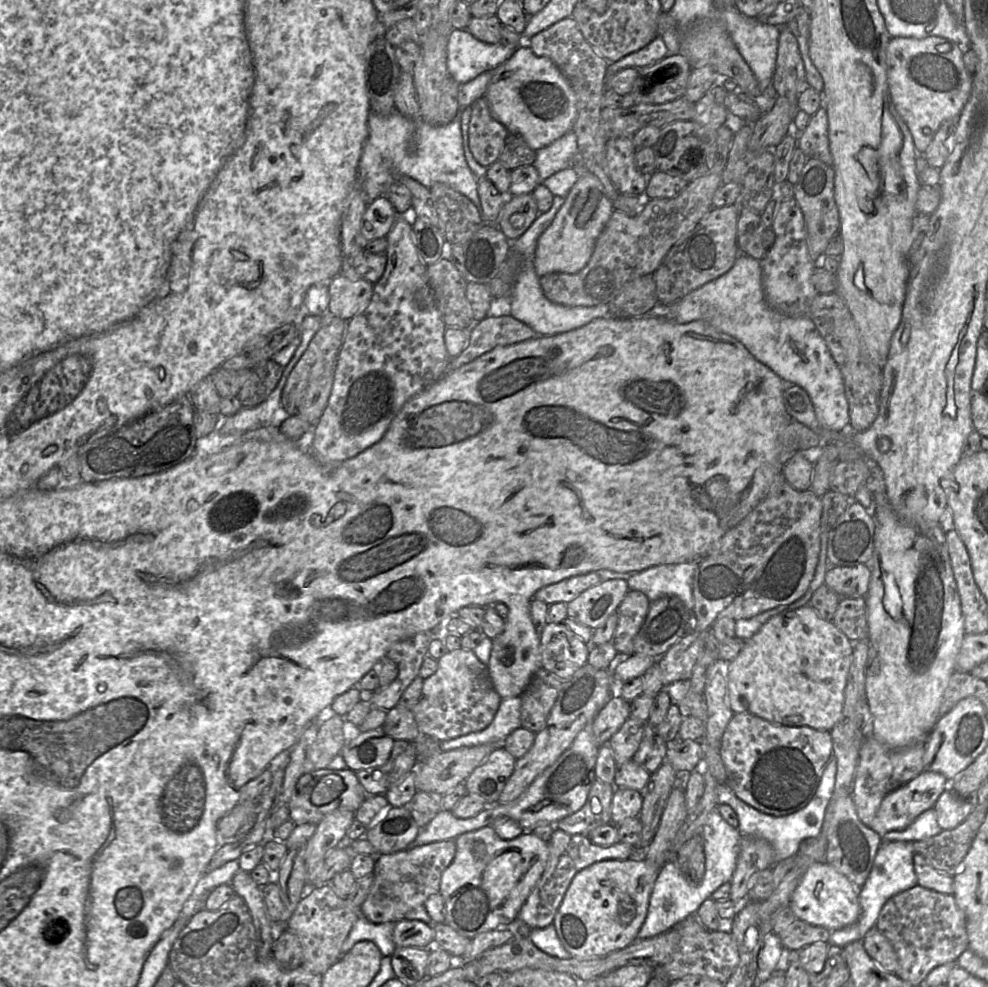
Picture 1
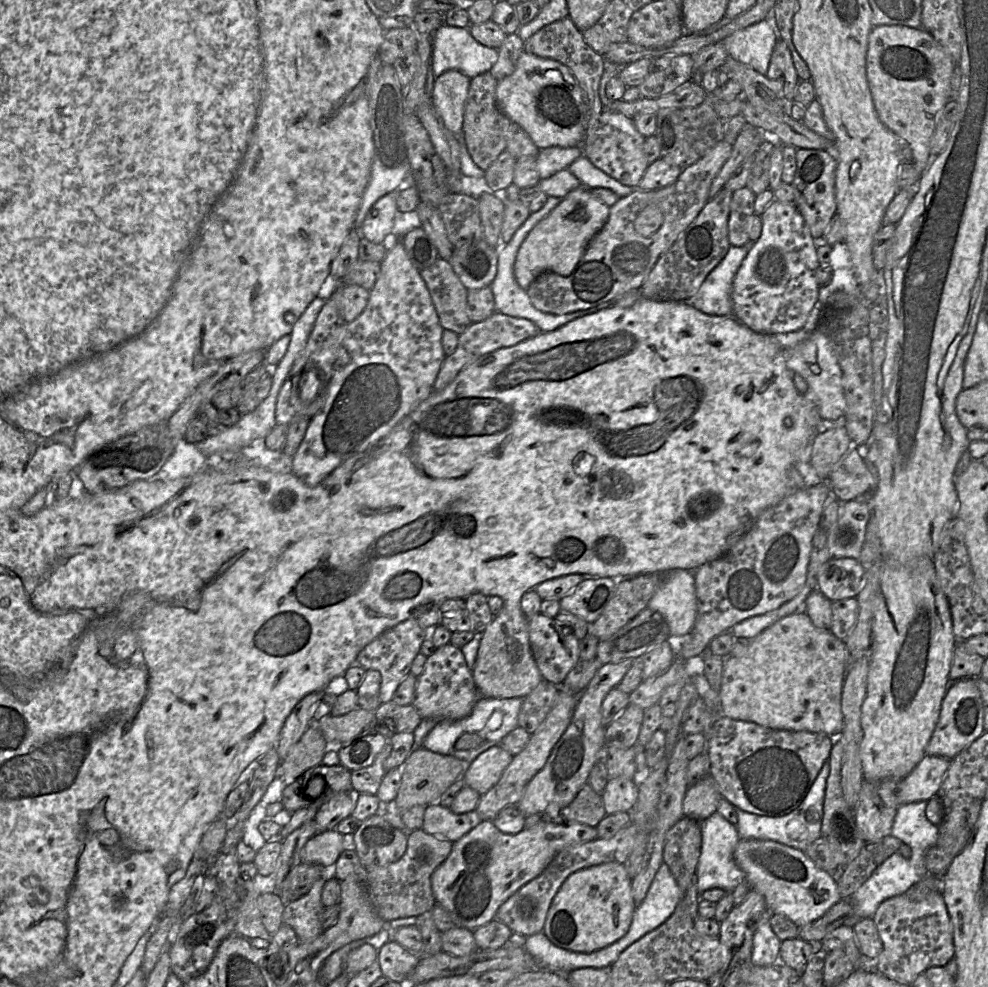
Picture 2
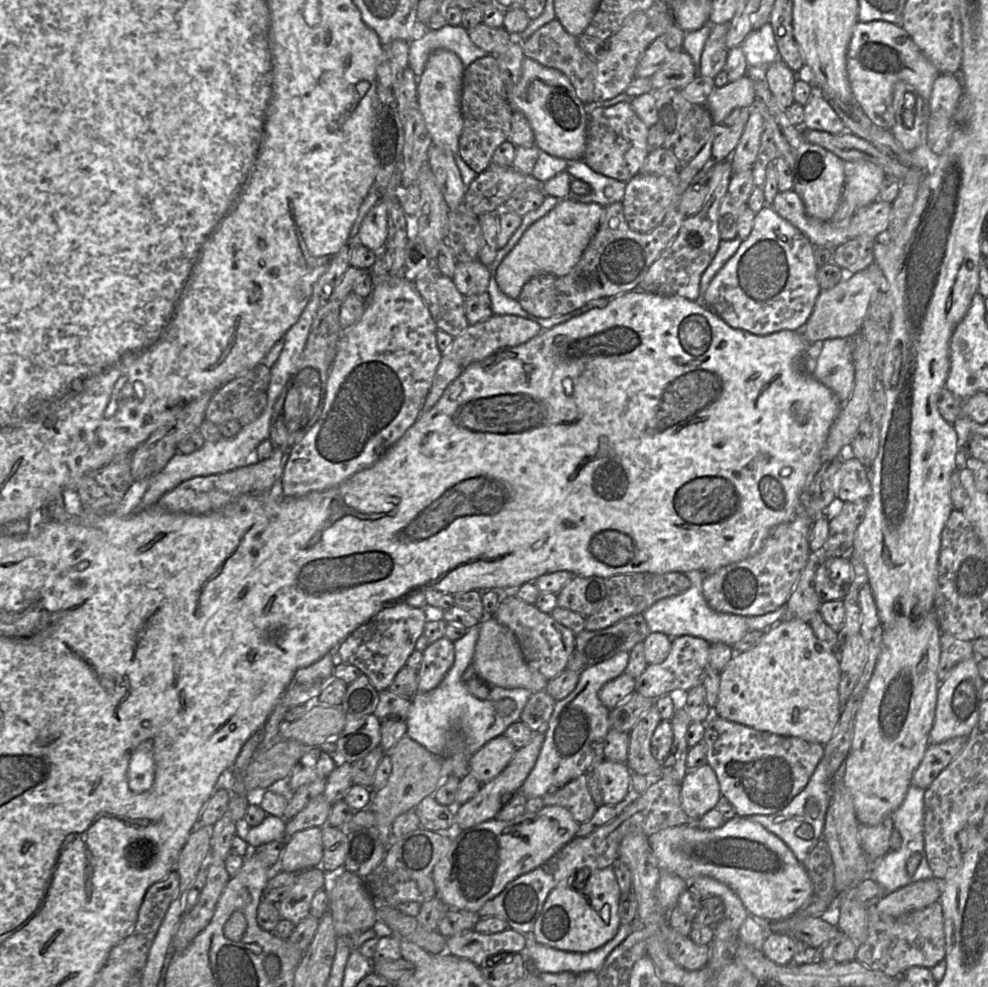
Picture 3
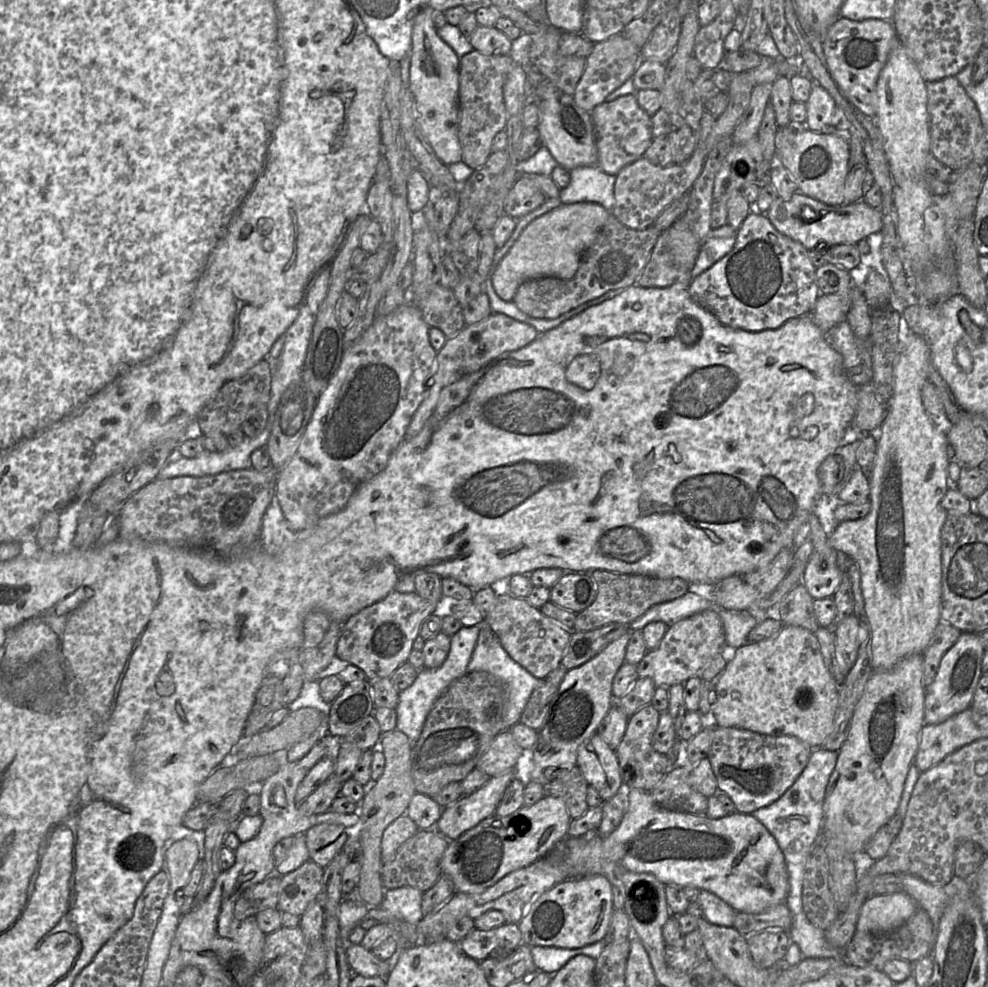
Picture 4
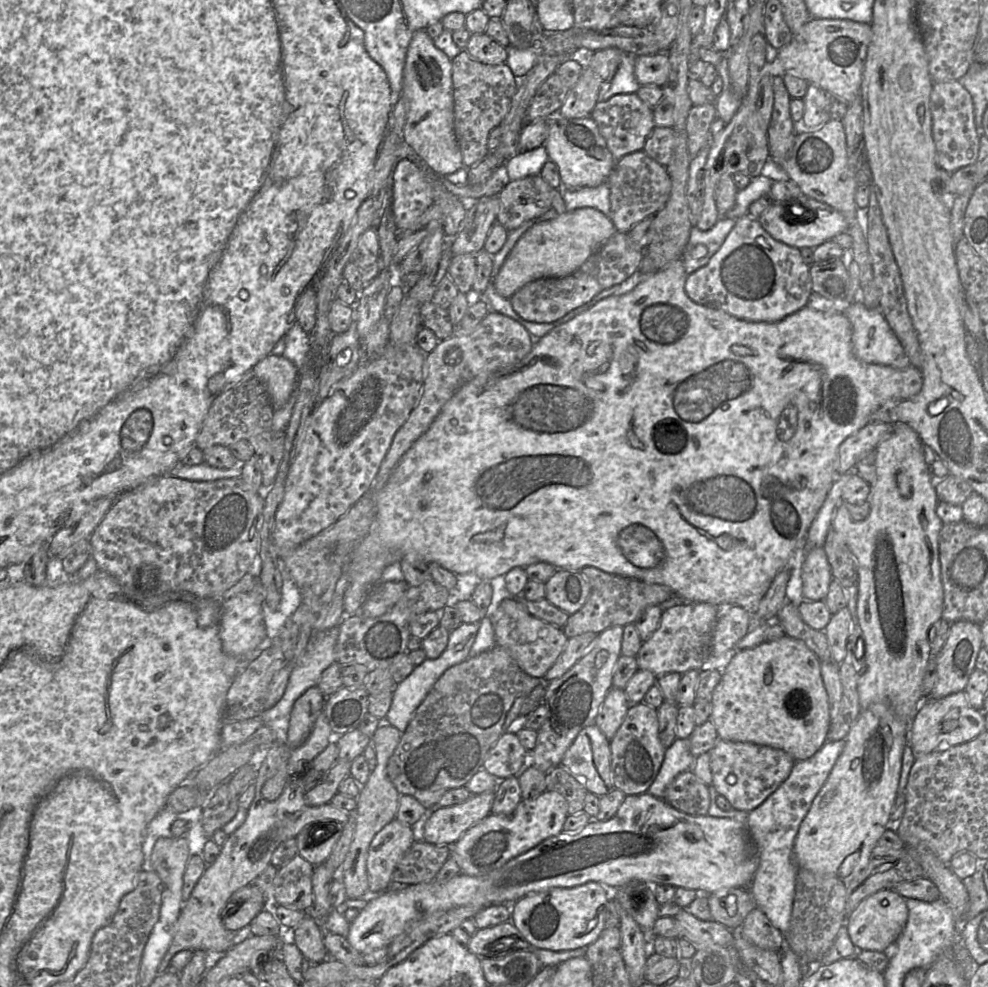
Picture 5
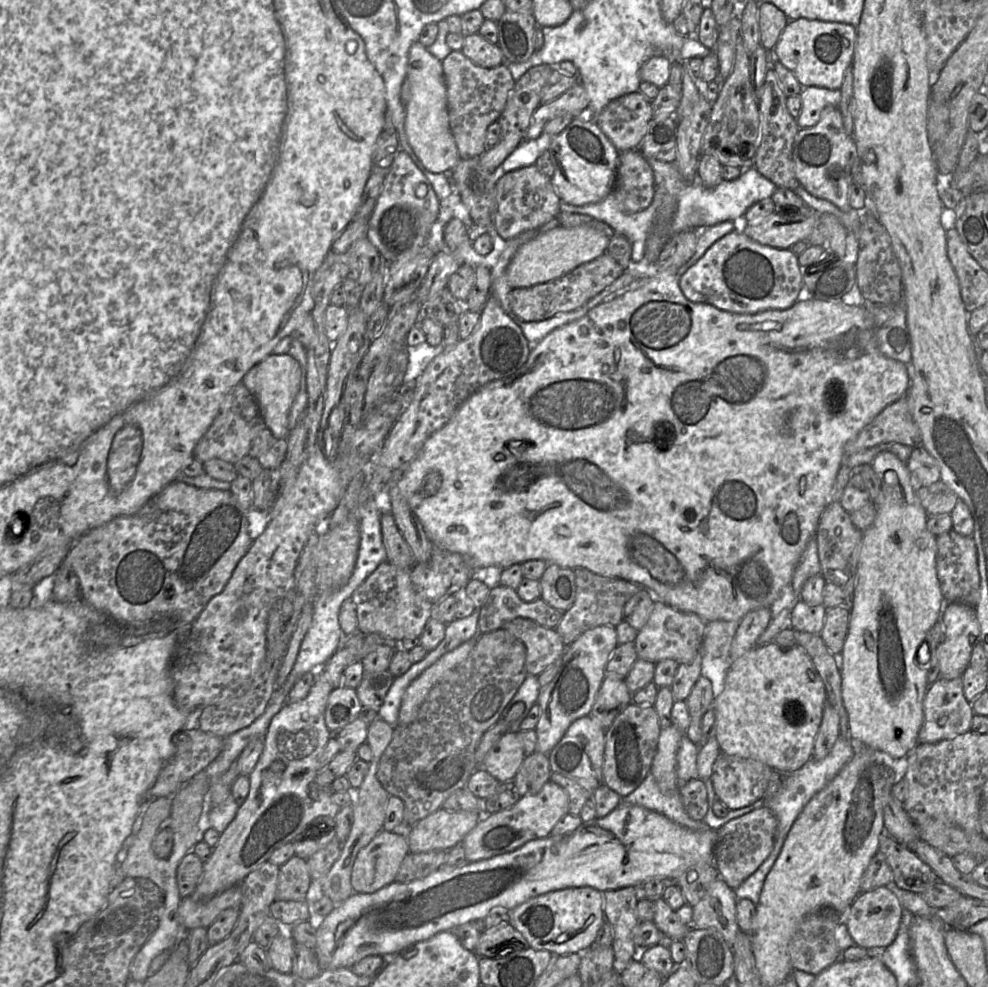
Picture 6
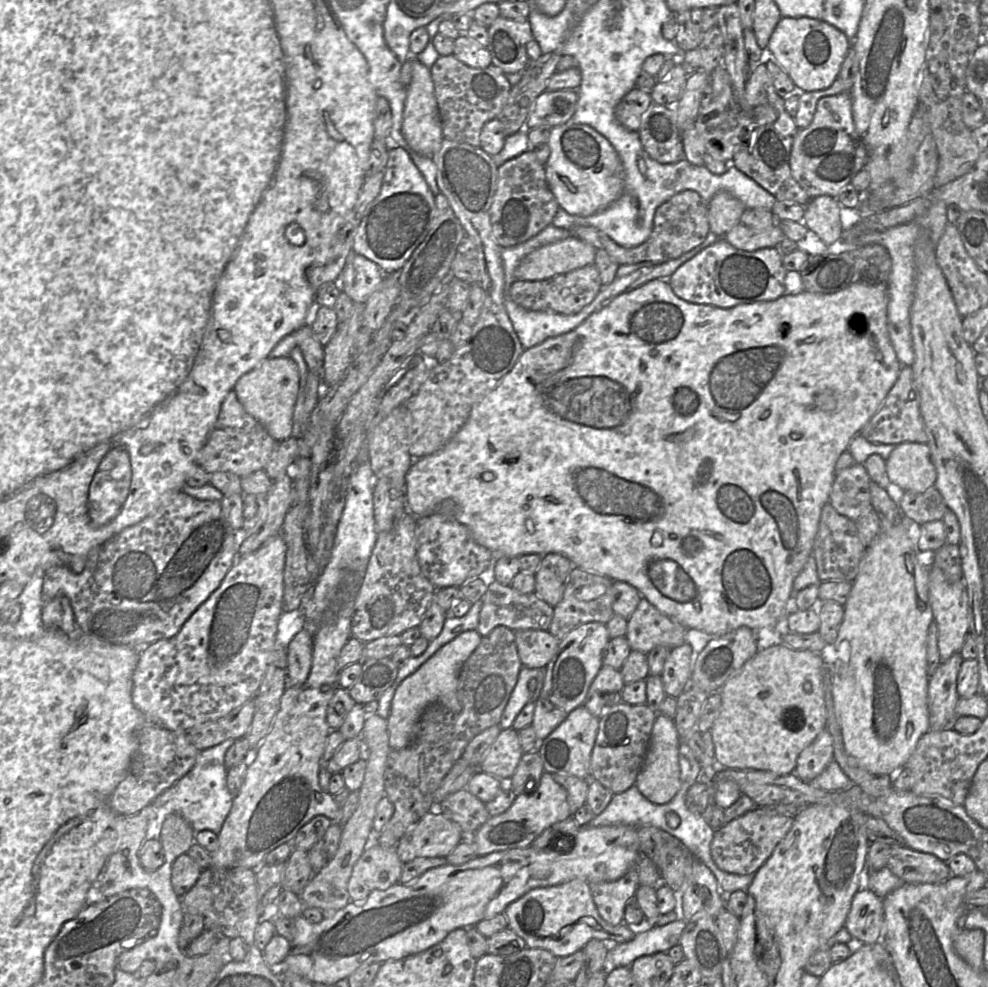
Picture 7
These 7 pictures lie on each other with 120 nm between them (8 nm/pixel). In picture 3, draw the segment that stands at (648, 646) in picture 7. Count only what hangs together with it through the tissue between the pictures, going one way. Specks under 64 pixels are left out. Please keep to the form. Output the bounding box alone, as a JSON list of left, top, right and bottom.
[635,635,711,700]

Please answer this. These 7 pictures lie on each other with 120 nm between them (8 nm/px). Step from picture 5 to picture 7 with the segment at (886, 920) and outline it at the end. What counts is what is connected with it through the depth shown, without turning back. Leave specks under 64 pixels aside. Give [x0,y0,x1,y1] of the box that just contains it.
[844,887,884,944]

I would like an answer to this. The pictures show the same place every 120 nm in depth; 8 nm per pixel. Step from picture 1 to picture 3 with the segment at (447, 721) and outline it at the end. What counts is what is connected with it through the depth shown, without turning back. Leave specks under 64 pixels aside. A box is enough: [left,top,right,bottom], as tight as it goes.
[417,636,454,693]

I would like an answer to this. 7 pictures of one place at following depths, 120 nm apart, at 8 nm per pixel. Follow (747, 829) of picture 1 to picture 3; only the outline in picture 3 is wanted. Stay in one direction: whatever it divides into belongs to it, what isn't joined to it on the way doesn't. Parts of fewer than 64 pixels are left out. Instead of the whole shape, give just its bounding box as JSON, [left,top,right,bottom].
[747,758,832,864]

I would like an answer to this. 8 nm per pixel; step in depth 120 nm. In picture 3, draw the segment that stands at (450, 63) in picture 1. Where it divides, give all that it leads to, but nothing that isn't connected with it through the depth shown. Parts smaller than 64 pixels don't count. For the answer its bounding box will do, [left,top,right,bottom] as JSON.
[409,24,488,78]

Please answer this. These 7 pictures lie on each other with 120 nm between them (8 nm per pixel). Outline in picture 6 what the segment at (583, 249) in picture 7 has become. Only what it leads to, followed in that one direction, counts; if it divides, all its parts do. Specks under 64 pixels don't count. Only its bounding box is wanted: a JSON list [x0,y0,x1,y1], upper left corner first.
[506,226,610,289]

